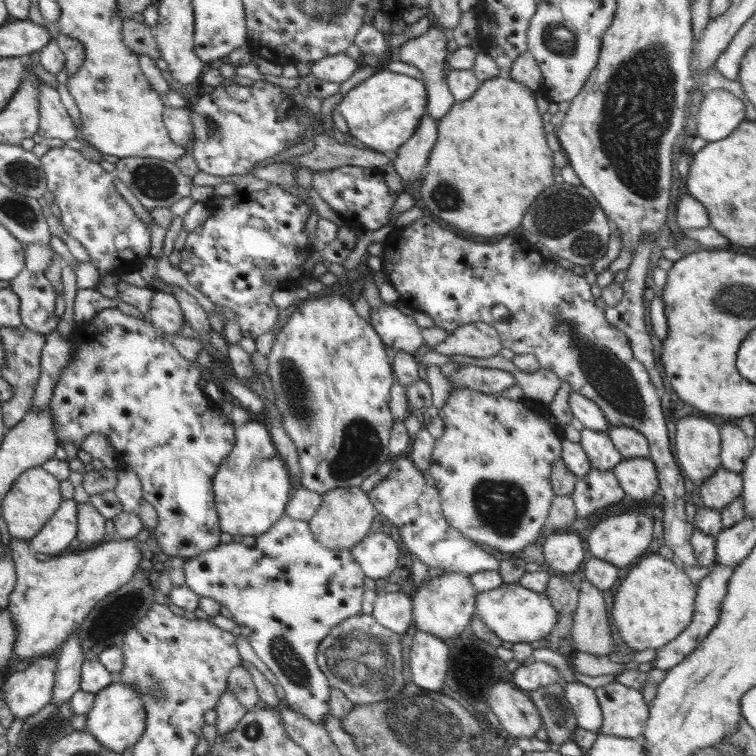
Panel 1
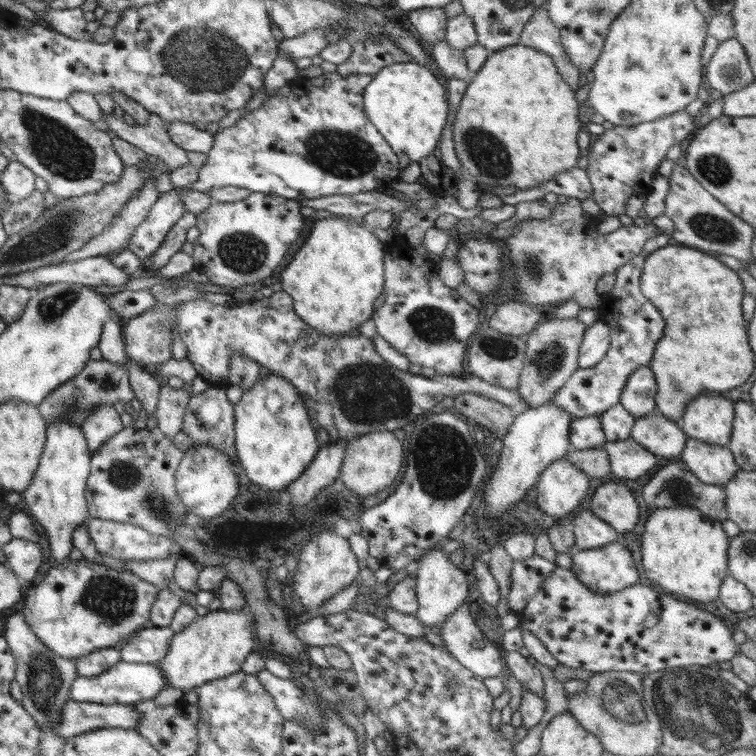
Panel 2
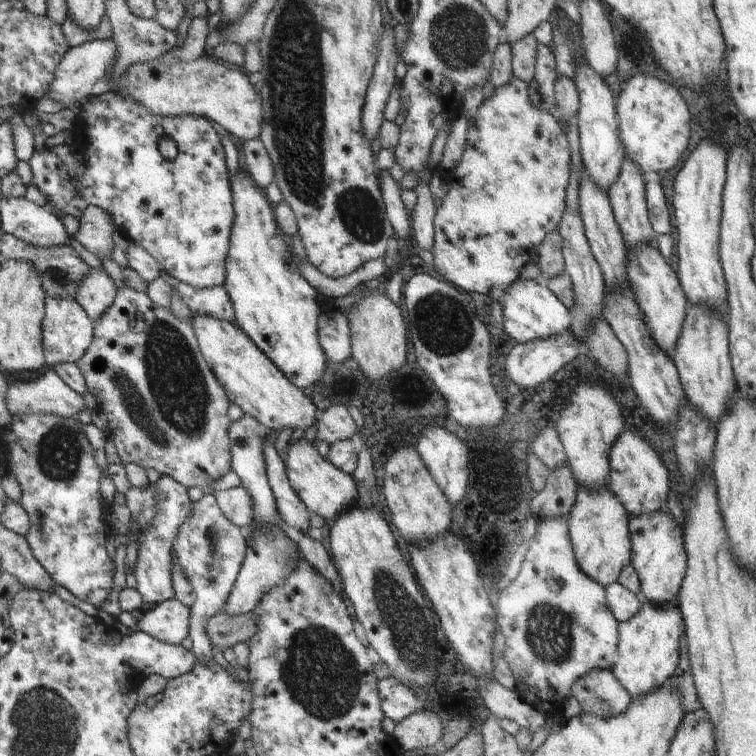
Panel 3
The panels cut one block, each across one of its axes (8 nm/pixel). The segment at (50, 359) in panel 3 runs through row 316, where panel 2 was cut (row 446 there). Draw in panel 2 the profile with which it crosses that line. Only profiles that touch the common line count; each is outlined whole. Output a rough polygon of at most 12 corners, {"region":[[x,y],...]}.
{"region":[[68,419],[47,426],[22,507],[62,564],[88,524],[89,444]]}

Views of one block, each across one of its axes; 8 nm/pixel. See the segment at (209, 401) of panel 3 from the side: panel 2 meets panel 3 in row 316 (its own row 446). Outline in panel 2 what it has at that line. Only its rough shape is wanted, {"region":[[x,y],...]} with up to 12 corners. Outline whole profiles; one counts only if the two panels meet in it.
{"region":[[157,426],[91,454],[90,518],[169,538],[183,453]]}

